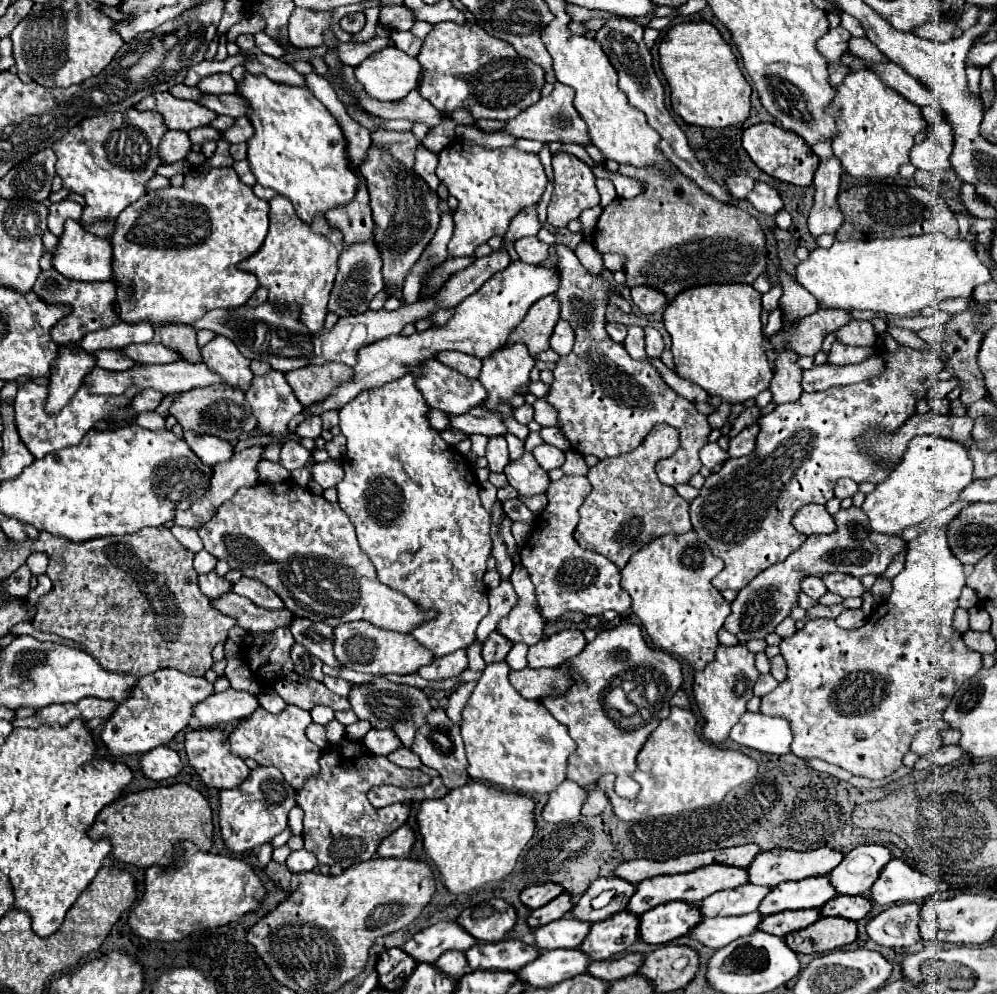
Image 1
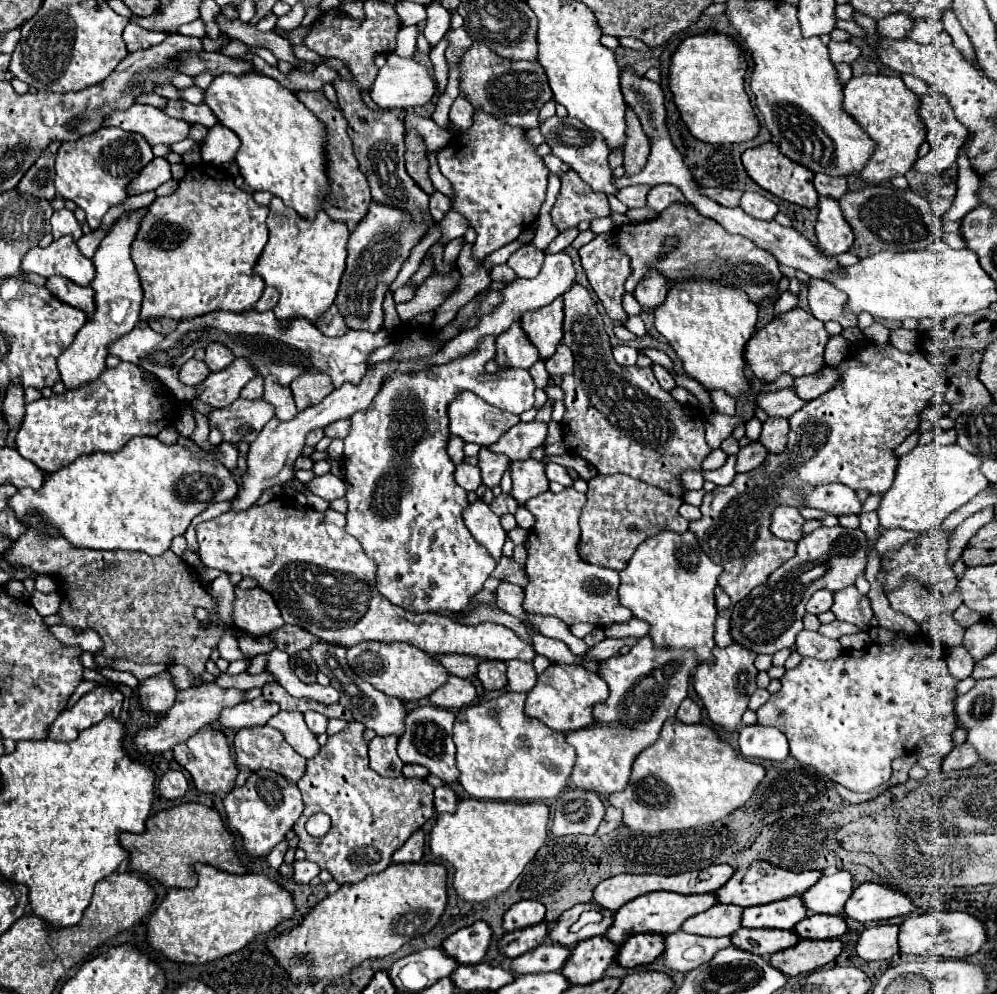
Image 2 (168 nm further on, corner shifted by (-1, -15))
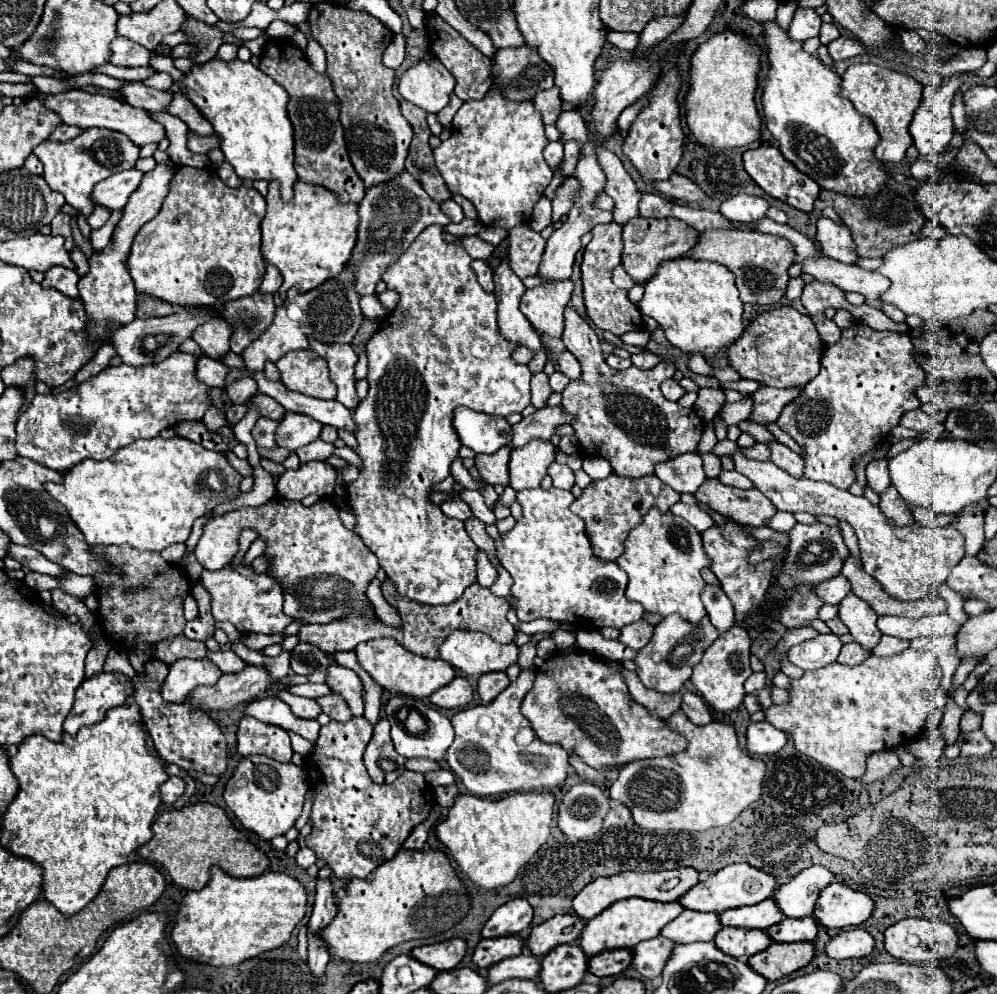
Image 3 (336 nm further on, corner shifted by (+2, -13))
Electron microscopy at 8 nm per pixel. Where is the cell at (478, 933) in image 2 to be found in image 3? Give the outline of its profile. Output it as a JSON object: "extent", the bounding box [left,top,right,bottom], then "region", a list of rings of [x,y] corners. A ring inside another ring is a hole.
{"extent":[411,939,467,971],"region":[[[451,939],[443,943],[433,943],[425,947],[415,947],[411,955],[421,961],[423,965],[431,965],[435,971],[451,971],[459,965],[467,949],[467,943],[463,939]]]}

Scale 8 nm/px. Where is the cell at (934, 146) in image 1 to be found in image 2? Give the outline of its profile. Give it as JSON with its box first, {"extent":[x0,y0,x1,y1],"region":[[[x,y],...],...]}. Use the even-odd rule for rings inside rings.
{"extent":[914,95,968,177],"region":[[[918,95],[918,115],[920,115],[920,121],[926,125],[928,129],[928,141],[930,141],[930,153],[924,155],[924,157],[918,158],[918,161],[914,163],[914,169],[922,175],[938,175],[942,177],[944,171],[956,161],[956,155],[958,155],[958,149],[960,145],[966,141],[968,137],[968,131],[966,127],[962,127],[962,123],[958,123],[958,119],[954,117],[954,111],[952,107],[948,105],[948,101],[942,97],[942,95]]]}

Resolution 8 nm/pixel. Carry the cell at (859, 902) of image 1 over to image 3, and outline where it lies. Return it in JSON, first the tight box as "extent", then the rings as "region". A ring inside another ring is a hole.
{"extent":[765,917,819,941],"region":[[[801,917],[801,919],[783,919],[771,927],[765,929],[765,933],[773,941],[813,941],[817,937],[819,925],[813,917]]]}

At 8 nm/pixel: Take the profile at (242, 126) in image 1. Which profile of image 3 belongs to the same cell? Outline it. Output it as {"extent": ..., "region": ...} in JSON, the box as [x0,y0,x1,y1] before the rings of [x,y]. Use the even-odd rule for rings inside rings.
{"extent":[187,131,219,153],"region":[[[193,131],[187,133],[187,149],[193,153],[209,153],[211,149],[219,147],[219,137],[211,135],[211,137],[201,137]]]}

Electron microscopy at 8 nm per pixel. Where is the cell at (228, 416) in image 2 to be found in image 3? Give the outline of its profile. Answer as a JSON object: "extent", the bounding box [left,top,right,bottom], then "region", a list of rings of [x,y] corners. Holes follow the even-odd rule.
{"extent":[247,393,285,421],"region":[[[257,393],[255,397],[251,397],[251,401],[247,403],[249,409],[259,409],[259,413],[263,417],[269,417],[269,419],[275,419],[275,421],[281,421],[283,415],[285,415],[285,409],[283,405],[279,405],[277,401],[273,401],[271,397],[263,395],[263,393]]]}

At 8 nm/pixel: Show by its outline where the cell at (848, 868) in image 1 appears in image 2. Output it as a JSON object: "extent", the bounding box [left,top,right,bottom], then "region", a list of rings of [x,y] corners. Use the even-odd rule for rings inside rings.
{"extent":[802,871,854,915],"region":[[[834,871],[826,873],[814,887],[810,887],[802,899],[810,911],[826,913],[826,915],[840,915],[846,899],[850,899],[850,891],[854,891],[854,877],[850,871]]]}

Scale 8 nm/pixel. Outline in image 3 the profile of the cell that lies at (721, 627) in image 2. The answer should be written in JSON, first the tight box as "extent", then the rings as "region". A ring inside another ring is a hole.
{"extent":[701,585,735,633],"region":[[[705,585],[703,593],[701,593],[701,601],[707,609],[711,623],[719,629],[719,633],[725,633],[735,623],[733,605],[719,585]]]}

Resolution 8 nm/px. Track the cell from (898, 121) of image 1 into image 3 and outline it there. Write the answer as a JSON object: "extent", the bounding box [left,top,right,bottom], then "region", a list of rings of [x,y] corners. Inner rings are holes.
{"extent":[841,63,923,163],"region":[[[857,63],[857,65],[851,65],[843,73],[841,95],[849,99],[859,113],[871,117],[871,121],[875,123],[877,133],[881,135],[881,141],[875,149],[875,157],[879,161],[893,161],[893,163],[903,161],[907,147],[913,145],[909,123],[911,123],[915,109],[921,103],[923,85],[917,83],[913,77],[891,71],[887,67],[879,67],[873,63]]]}

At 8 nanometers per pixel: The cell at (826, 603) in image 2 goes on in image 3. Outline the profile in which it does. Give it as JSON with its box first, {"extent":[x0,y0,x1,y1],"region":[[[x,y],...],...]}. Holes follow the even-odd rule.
{"extent":[817,573,851,605],"region":[[[839,573],[839,577],[831,577],[831,581],[823,581],[817,585],[817,595],[831,605],[837,605],[849,593],[851,593],[851,583],[847,581],[847,577],[843,577],[843,573]]]}

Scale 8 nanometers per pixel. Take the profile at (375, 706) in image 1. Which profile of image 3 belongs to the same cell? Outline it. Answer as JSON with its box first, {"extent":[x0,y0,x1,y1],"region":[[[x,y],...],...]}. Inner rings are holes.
{"extent":[325,663,363,717],"region":[[[333,663],[327,669],[327,681],[325,681],[335,693],[343,695],[343,699],[347,701],[347,705],[351,707],[355,717],[363,717],[363,685],[361,679],[357,677],[355,671],[341,667],[339,663]]]}

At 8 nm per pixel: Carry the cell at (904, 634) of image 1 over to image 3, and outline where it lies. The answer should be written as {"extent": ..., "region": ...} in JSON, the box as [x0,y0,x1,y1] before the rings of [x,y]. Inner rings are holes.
{"extent":[765,647,941,779],"region":[[[911,647],[891,657],[871,655],[857,667],[831,663],[823,669],[805,671],[801,679],[791,681],[789,705],[773,705],[765,713],[771,725],[793,735],[797,751],[805,753],[807,757],[815,759],[825,767],[841,771],[845,777],[857,779],[865,773],[865,761],[871,753],[905,745],[921,733],[921,729],[925,727],[927,713],[933,711],[929,695],[939,687],[939,677],[941,669],[937,661],[931,659],[931,653]]]}

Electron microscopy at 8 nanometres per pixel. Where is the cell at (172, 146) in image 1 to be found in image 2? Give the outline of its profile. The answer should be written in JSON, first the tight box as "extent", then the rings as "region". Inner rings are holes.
{"extent":[128,157,172,195],"region":[[[154,157],[148,163],[148,167],[144,167],[140,171],[140,175],[130,183],[130,187],[128,187],[130,195],[138,195],[138,193],[144,193],[144,191],[154,191],[162,183],[170,181],[172,179],[170,167],[172,165],[164,157]]]}

